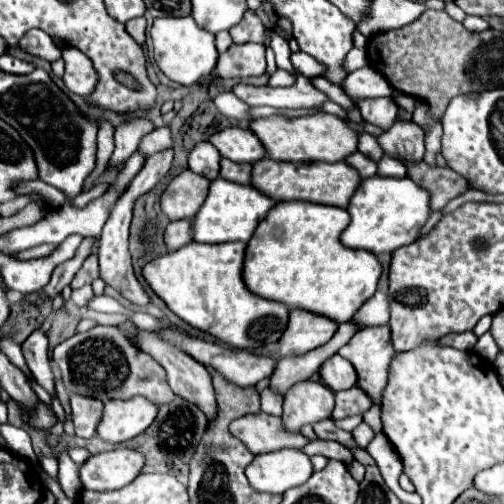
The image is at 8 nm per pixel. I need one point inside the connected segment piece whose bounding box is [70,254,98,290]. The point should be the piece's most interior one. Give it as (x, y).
(88, 273)

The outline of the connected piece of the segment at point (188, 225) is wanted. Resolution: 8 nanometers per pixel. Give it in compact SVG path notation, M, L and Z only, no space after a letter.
M176 220L166 226L164 242L166 242L168 250L178 250L190 240L194 240L192 238L192 220Z

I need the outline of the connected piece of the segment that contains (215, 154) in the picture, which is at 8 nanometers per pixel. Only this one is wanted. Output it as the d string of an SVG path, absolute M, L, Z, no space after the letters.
M200 142L192 152L190 152L190 170L202 176L208 176L210 180L218 178L220 170L220 152L210 144L210 142Z

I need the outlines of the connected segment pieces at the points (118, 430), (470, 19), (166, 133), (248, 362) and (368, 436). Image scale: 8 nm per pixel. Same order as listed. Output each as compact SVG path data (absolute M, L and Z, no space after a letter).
M144 396L130 400L108 400L98 424L98 436L106 442L126 442L142 434L156 418L158 406Z
M466 16L462 24L464 24L470 32L482 32L482 30L488 28L488 22L486 22L484 18L480 18L480 16Z
M156 128L150 134L146 134L140 142L140 152L144 152L146 156L152 156L164 148L172 148L172 138L170 138L170 130L168 128Z
M162 330L162 332L158 332L158 334L162 334L166 340L174 342L178 348L182 348L184 352L188 352L192 358L200 360L204 366L216 368L226 380L230 380L230 382L234 382L234 384L238 384L238 386L242 386L242 388L254 386L254 384L258 384L260 380L268 378L270 372L274 372L276 362L278 362L278 360L274 360L274 358L270 358L270 356L256 356L256 354L250 354L250 352L246 352L246 350L234 350L234 348L228 348L228 346L222 346L222 344L206 342L206 340L200 340L200 338L190 338L190 336L184 336L184 334L180 334L180 332L174 332L174 330Z
M362 422L362 424L352 432L352 436L354 436L354 440L358 440L358 446L362 444L362 448L366 448L366 446L370 444L370 440L374 438L374 430L372 430L366 422Z

